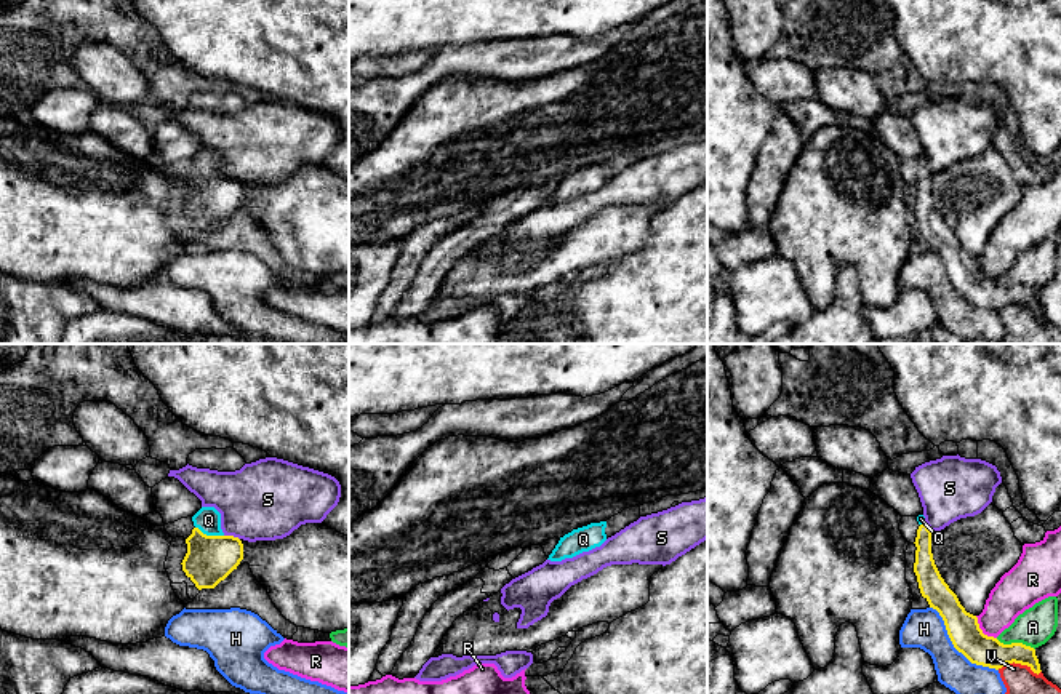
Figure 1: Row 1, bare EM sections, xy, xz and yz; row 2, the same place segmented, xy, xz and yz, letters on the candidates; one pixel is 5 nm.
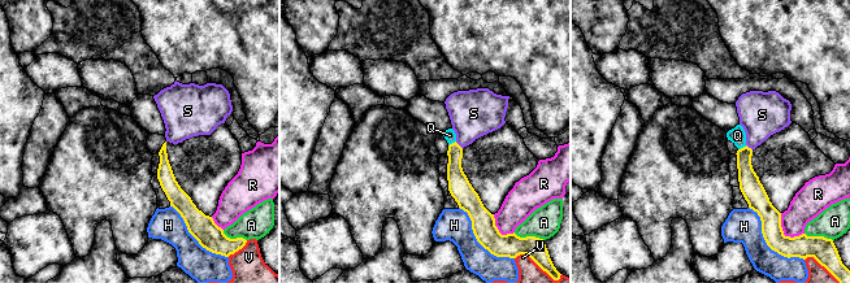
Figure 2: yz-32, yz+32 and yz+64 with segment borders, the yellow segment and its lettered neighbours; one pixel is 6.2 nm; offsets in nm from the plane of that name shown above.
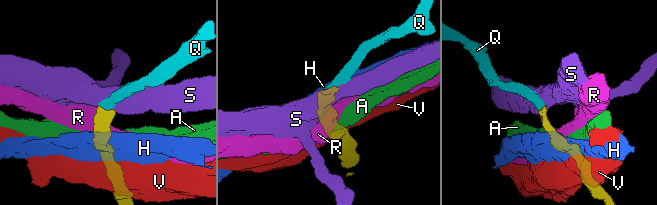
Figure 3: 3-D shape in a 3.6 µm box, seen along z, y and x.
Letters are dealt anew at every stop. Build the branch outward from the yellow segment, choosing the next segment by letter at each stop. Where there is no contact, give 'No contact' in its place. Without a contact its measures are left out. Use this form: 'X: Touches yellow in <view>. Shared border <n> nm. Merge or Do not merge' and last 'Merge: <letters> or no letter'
A: Touches yellow in yz. Shared border 200 nm. Do not merge
H: Touches yellow in yz. Shared border 480 nm. Do not merge
Q: Touches yellow in xy. Shared border 150 nm. Merge
R: Touches yellow in yz. Shared border 160 nm. Do not merge
S: Touches yellow in xy. Shared border 80 nm. Do not merge
V: Touches yellow in yz. Shared border 220 nm. Do not merge
Merge: Q

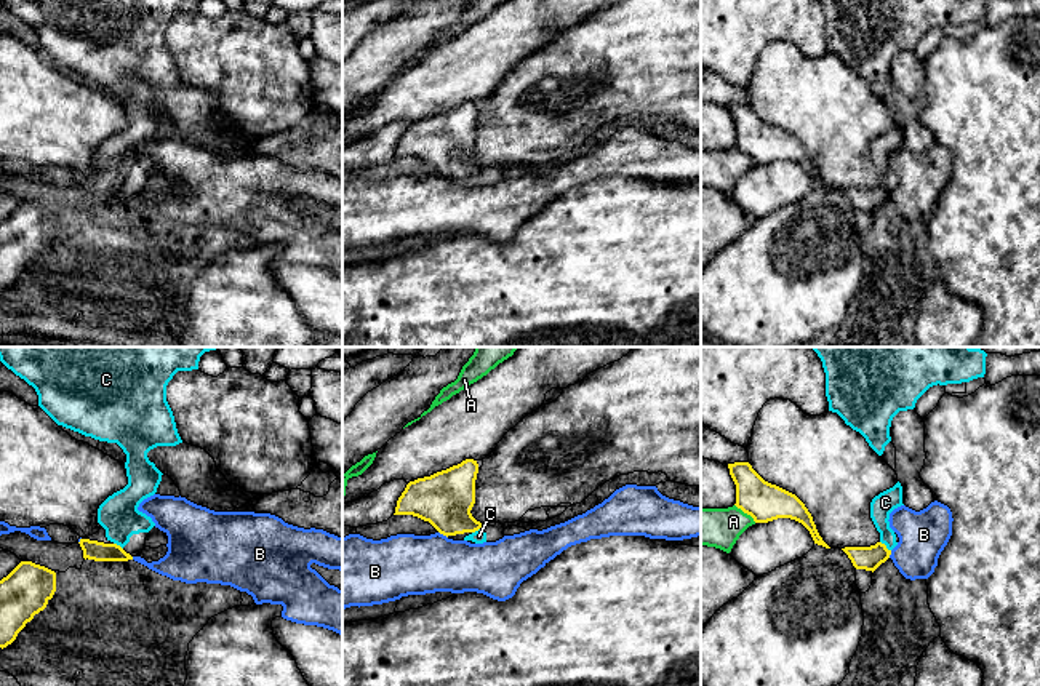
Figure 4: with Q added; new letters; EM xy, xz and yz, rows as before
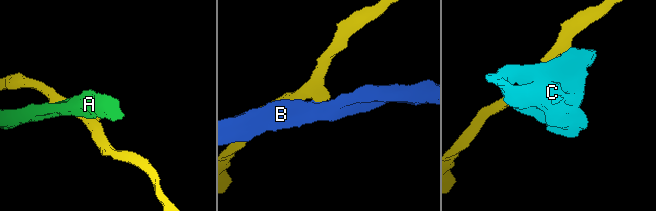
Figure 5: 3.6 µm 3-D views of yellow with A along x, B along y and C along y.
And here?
A: Touches yellow in yz. Shared border 140 nm. Do not merge
B: Touches yellow in xz. Shared border 60 nm. Do not merge
C: Touches yellow in xz. Shared border 80 nm. Merge
Merge: C

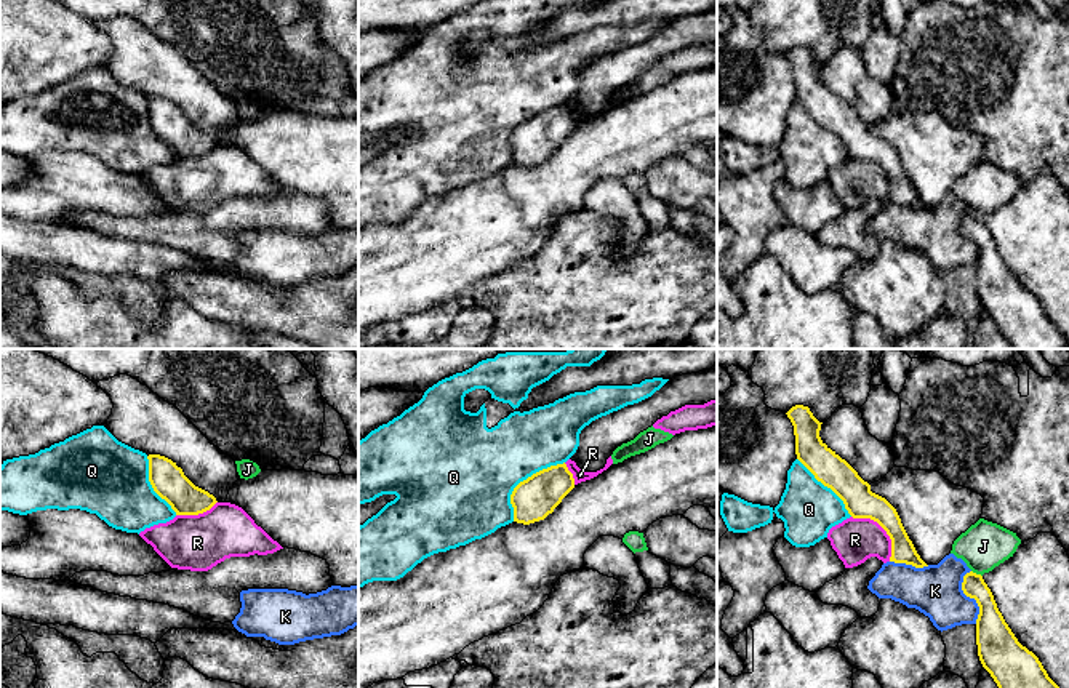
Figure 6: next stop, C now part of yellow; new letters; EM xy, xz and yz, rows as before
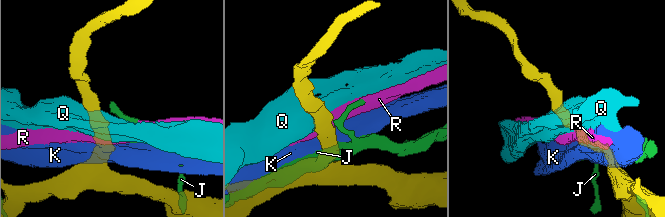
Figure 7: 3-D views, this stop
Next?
J: Touches yellow in yz. Shared border 70 nm. Do not merge
K: Touches yellow in yz. Shared border 280 nm. Do not merge
Q: Touches yellow in xz. Shared border 400 nm. Do not merge
R: Touches yellow in yz. Shared border 300 nm. Do not merge
Merge: no letter

